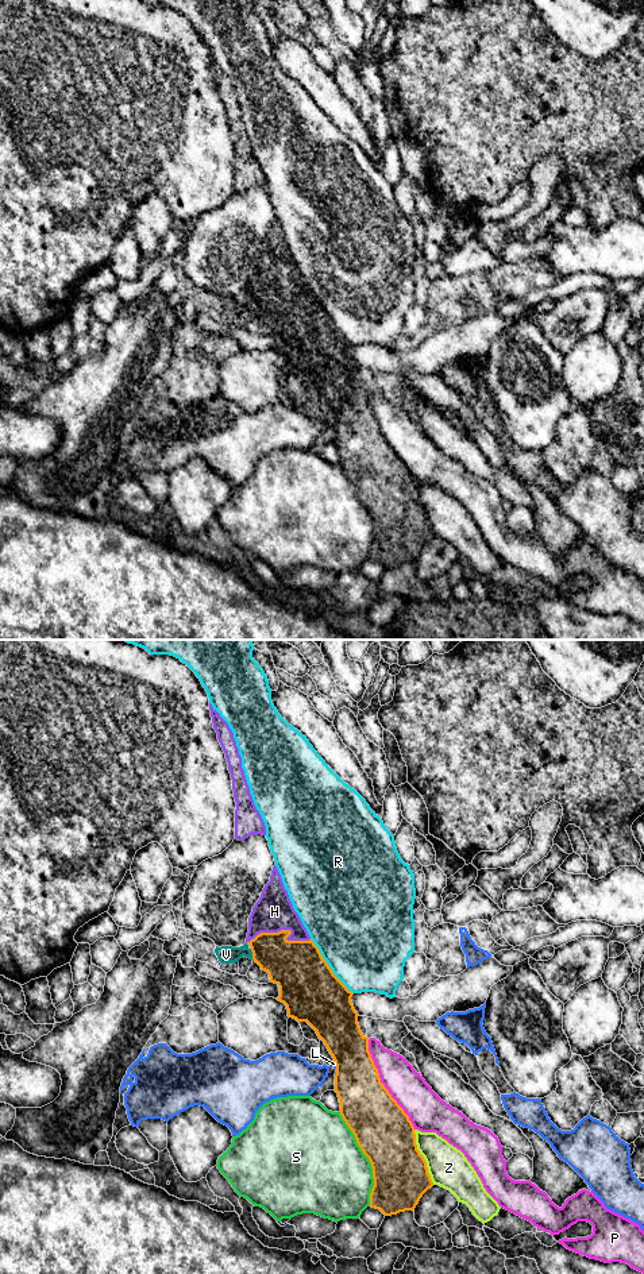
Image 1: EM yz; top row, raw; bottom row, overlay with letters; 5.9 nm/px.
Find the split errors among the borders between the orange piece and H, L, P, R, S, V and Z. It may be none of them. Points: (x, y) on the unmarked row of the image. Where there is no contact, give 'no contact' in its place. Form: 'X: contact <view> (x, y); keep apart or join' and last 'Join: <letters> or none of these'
H: contact yz (282, 282); join
L: contact yz (336, 419); keep apart
P: contact yz (382, 436); keep apart
R: contact yz (328, 319); keep apart
S: contact yz (367, 509); keep apart
V: contact yz (253, 308); keep apart
Z: contact yz (423, 509); keep apart
Join: H

